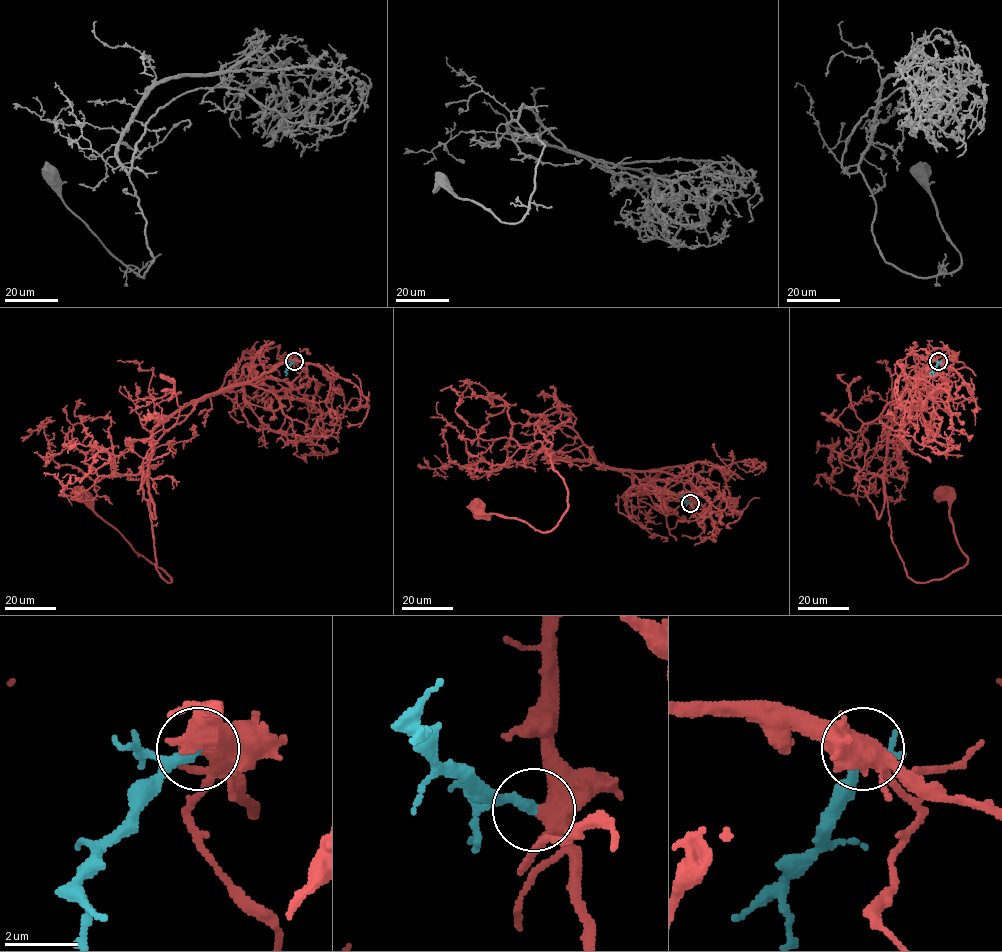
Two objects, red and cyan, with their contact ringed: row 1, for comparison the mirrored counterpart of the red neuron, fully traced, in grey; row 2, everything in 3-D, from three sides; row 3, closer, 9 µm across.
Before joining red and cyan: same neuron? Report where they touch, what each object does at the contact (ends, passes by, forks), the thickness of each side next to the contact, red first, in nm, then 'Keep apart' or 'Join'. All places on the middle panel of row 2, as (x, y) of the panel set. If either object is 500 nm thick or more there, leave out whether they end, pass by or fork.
Place: (690, 503). At the ring red forks. At the ring cyan passes by. Thickness 460 nm (red) against 220 nm. Join

